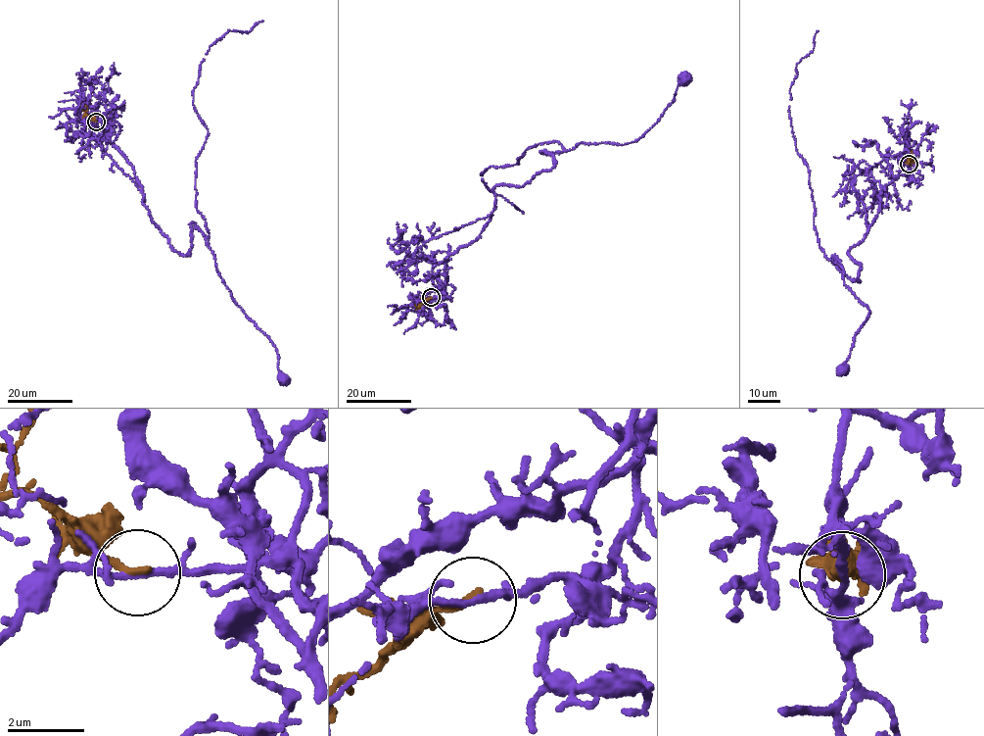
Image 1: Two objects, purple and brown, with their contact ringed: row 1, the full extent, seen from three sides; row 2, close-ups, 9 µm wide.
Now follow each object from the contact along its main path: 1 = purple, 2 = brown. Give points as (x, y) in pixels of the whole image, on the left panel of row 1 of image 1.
1: (96, 122), (111, 123), (169, 245), (187, 255), (190, 223), (203, 233), (237, 304), (275, 347), (282, 381)
2: (96, 122), (84, 115), (85, 105)

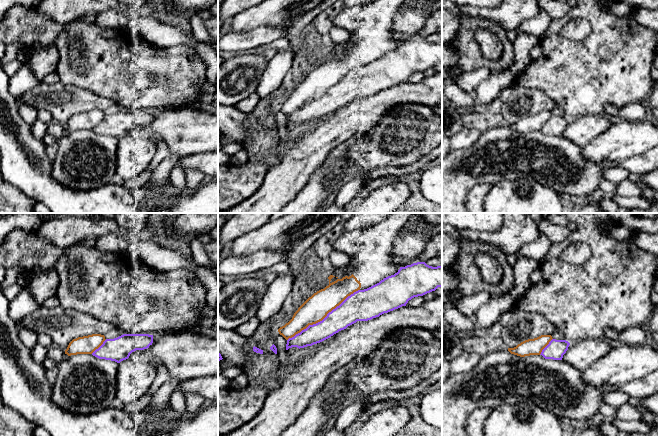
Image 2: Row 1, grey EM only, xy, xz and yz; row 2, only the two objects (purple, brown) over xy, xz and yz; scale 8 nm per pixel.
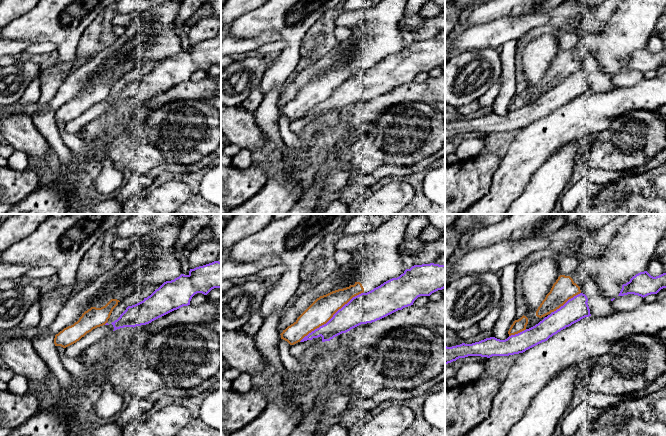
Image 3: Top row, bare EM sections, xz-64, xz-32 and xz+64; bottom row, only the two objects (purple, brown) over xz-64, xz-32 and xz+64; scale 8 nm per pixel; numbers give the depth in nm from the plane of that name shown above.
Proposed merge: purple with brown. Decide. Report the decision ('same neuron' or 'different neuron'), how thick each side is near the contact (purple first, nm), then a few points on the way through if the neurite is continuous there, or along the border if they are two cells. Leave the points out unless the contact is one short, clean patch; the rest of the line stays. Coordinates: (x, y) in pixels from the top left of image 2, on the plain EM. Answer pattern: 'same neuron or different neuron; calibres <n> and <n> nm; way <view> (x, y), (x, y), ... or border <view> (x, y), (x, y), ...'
different neuron; calibres 200 and 200 nm

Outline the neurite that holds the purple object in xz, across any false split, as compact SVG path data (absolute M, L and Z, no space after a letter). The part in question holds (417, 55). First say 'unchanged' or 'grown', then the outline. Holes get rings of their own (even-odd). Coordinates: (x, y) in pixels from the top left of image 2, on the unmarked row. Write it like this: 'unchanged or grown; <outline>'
unchanged; M417 38L400 43L394 51L354 68L322 97L289 114L286 126L320 119L357 97L368 97L406 82L412 74L435 67L438 63L442 63L442 41L432 43L425 38Z

